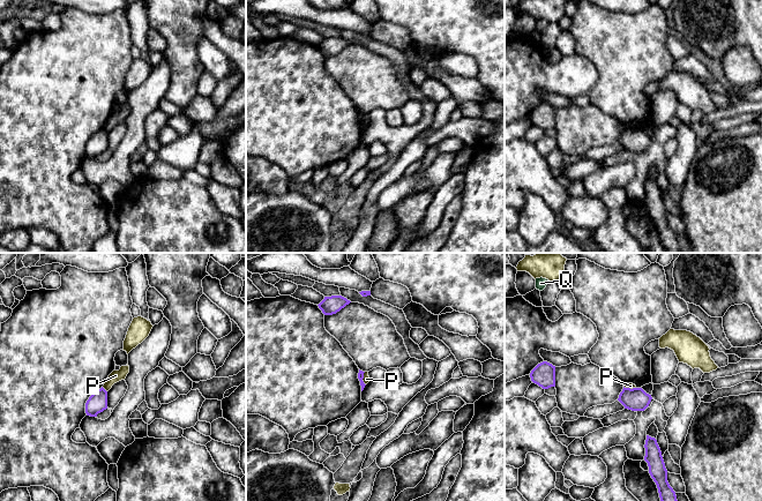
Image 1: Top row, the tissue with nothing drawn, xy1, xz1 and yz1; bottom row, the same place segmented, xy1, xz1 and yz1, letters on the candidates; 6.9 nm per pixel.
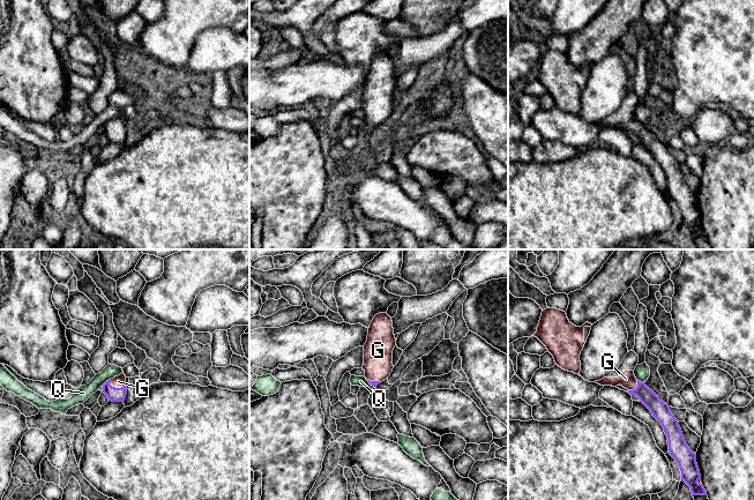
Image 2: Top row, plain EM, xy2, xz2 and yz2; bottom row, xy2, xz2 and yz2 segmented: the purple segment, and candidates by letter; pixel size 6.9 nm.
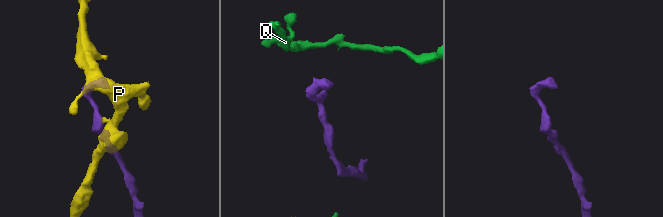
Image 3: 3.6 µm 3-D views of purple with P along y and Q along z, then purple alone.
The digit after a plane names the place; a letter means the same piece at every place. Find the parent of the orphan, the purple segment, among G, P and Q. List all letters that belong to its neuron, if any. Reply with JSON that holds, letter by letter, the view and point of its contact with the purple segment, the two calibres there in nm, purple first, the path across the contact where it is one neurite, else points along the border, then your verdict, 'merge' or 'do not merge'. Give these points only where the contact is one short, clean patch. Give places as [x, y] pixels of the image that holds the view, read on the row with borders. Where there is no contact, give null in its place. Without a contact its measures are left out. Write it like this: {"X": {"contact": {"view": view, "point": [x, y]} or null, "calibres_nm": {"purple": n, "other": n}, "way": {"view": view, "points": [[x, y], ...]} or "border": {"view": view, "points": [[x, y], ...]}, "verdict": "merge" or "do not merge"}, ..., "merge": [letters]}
{"G": {"contact": {"view": "xy2", "point": [117, 388]}, "calibres_nm": {"purple": 100, "other": 80}, "way": {"view": "xy2", "points": [[113, 394], [117, 388], [118, 381]]}, "verdict": "merge"}, "P": {"contact": {"view": "xy1", "point": [104, 389]}, "calibres_nm": {"purple": 140, "other": 80}, "border": {"view": "xy1", "points": [[102, 387], [106, 391]]}, "verdict": "do not merge"}, "Q": {"contact": {"view": "xy2", "point": [106, 381]}, "calibres_nm": {"purple": 100, "other": 100}, "border": {"view": "xy2", "points": [[110, 379], [102, 385]]}, "verdict": "do not merge"}, "merge": ["G"]}

